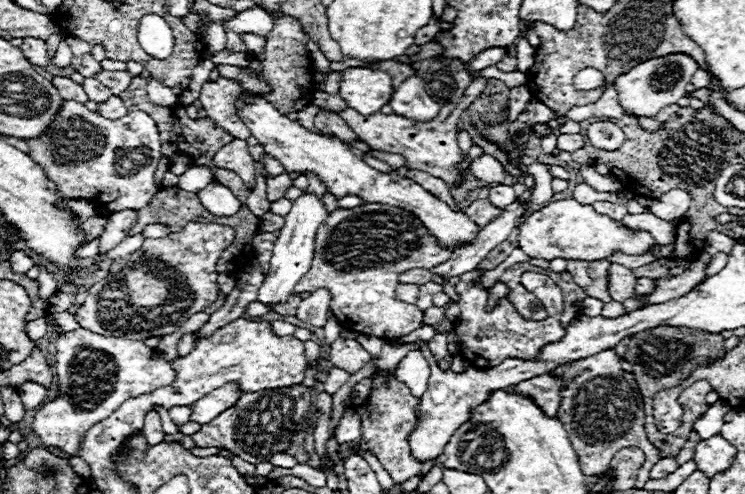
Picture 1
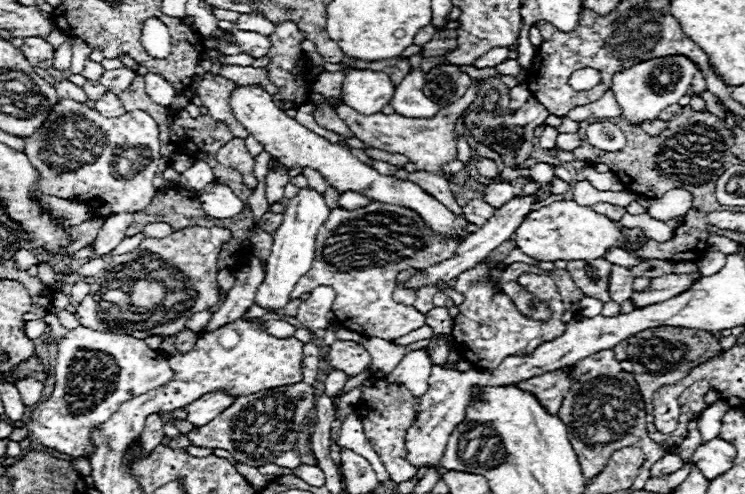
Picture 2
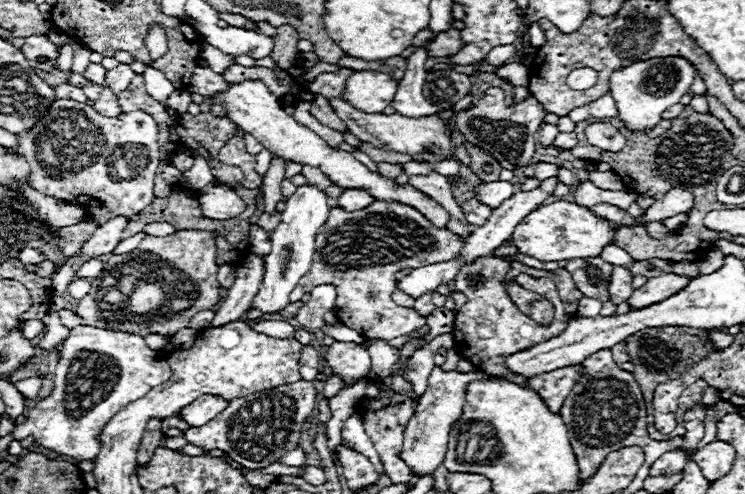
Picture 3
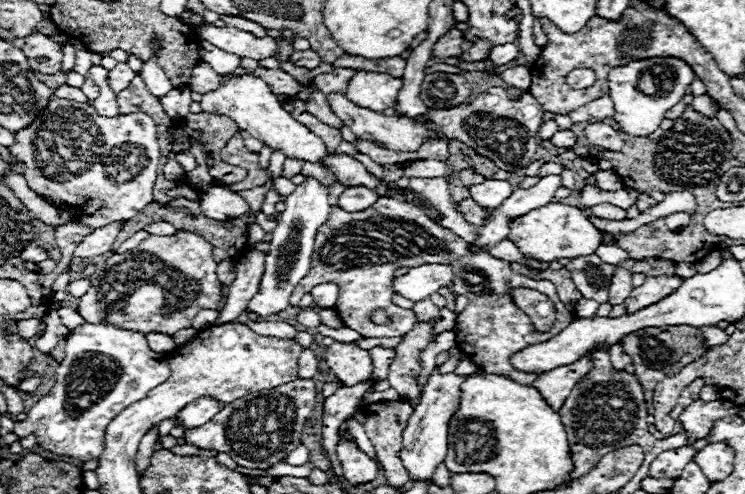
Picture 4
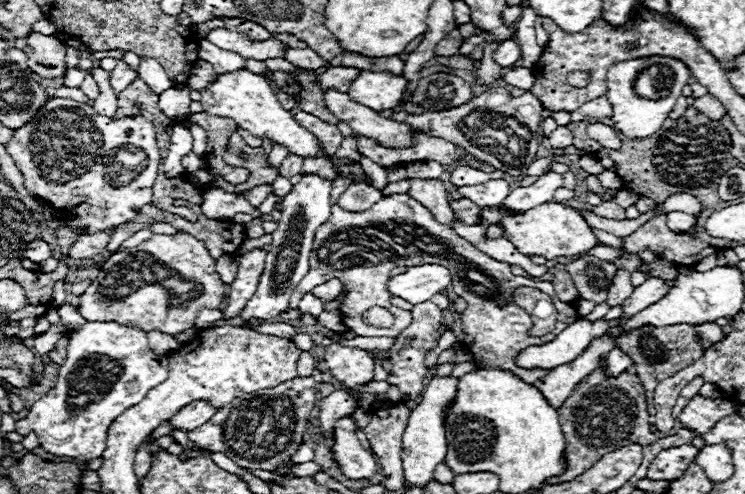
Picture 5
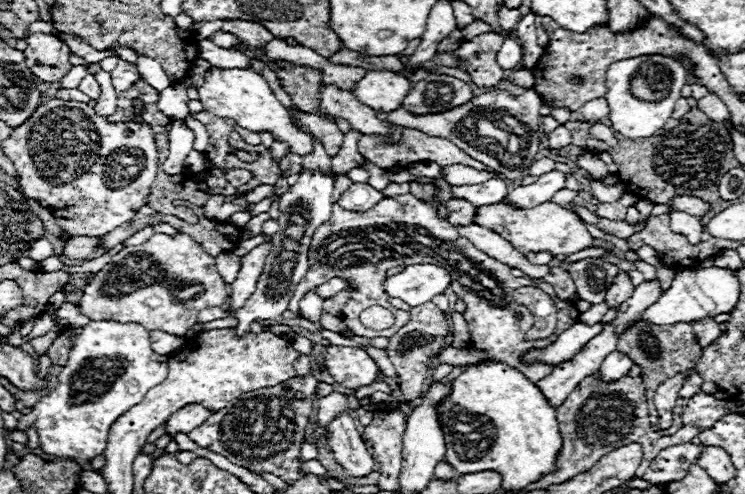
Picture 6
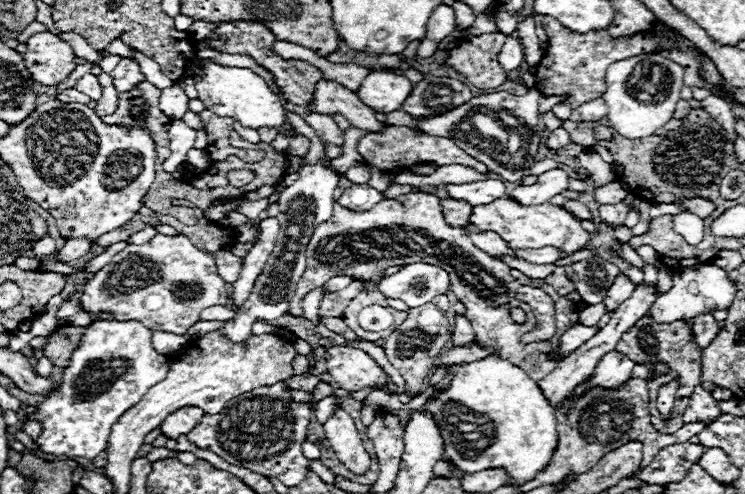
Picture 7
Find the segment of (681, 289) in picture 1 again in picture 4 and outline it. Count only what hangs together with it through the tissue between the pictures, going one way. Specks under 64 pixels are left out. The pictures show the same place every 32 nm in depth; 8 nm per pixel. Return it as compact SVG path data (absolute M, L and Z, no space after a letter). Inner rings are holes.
M658 276L658 278L646 278L646 282L638 288L632 290L632 296L624 302L626 306L626 314L638 312L650 304L656 304L658 300L662 300L664 296L668 296L672 290L676 290L680 286L680 276Z

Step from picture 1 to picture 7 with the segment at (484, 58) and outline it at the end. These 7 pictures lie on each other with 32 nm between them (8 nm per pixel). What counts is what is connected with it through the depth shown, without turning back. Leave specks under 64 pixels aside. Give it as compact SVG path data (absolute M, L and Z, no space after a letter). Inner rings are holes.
M506 36L506 42L502 46L498 62L502 64L504 70L516 70L524 62L524 46L520 44L520 40Z

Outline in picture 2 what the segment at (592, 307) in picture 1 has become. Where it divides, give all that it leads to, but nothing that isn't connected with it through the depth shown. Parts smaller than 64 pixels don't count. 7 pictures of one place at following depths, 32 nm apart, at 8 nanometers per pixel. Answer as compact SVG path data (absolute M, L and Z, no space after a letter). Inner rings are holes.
M584 298L584 300L580 302L580 306L578 306L578 314L580 314L580 316L586 316L586 318L598 316L600 310L602 310L602 302L598 302L598 300L594 300L594 298Z

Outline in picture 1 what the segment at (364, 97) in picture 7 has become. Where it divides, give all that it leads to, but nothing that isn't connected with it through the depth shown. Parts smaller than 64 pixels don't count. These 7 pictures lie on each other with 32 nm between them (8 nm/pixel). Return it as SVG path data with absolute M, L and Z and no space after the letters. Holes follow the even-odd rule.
M346 68L340 82L340 98L360 114L380 112L394 94L392 80L382 70Z

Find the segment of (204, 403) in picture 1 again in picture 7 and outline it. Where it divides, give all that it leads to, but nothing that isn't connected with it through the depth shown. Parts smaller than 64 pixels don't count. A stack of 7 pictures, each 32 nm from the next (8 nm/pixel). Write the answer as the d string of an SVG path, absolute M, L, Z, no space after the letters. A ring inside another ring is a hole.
M180 408L180 412L172 412L172 416L168 416L164 424L160 424L160 430L164 436L176 438L188 434L200 422L202 416L204 412L200 408Z

